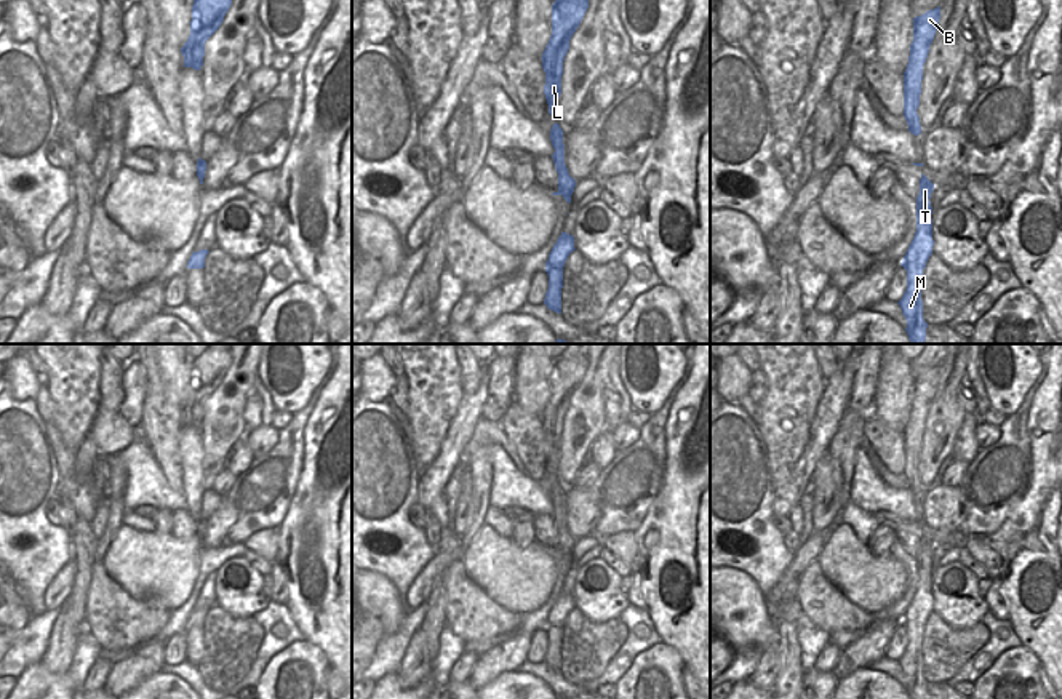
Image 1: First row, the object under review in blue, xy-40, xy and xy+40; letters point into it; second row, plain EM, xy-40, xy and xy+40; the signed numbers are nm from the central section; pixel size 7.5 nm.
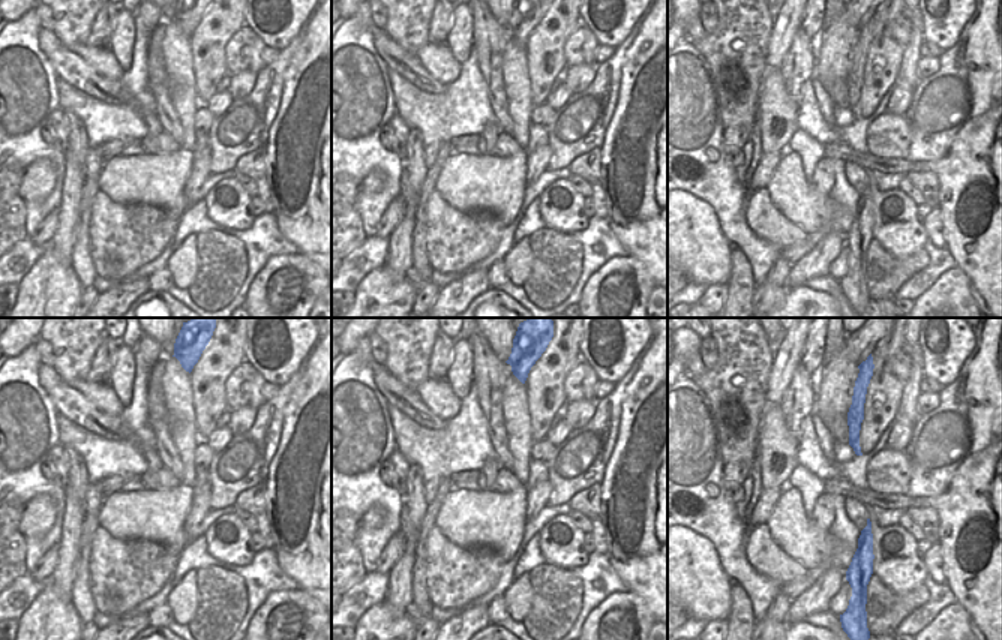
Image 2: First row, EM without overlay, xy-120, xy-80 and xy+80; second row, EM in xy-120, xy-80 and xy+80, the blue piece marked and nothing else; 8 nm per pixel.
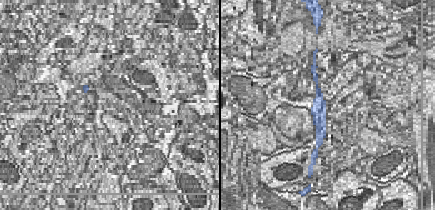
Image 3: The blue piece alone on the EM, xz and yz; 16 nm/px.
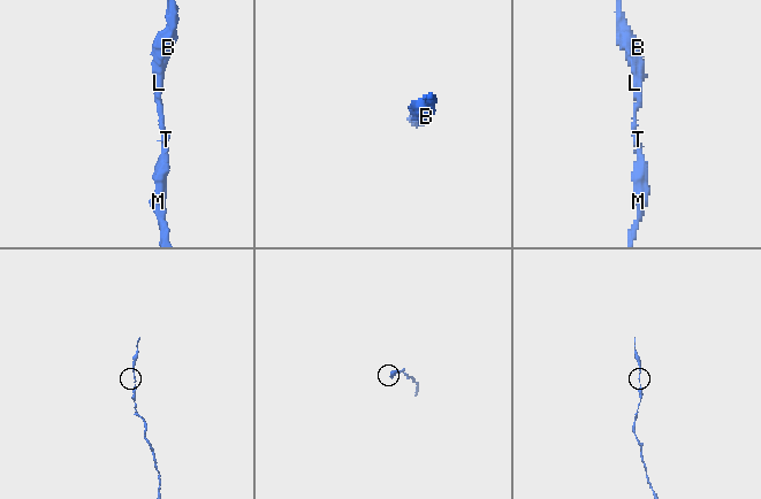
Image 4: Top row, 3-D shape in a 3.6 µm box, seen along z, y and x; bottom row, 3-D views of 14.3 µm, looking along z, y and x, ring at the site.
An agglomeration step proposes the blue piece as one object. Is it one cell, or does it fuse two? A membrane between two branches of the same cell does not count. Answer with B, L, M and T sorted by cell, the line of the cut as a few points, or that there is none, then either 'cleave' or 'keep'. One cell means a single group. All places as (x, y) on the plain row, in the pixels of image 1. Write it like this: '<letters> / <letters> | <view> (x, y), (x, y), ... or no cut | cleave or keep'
B L M T | no cut | keep

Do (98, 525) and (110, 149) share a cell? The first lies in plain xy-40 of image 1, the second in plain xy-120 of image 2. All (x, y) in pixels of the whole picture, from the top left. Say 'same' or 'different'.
different

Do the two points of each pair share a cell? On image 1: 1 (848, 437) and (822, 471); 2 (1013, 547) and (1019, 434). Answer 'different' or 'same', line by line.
1: different
2: different

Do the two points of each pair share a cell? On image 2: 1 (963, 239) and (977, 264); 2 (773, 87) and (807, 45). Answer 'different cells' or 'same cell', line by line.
1: same cell
2: different cells

